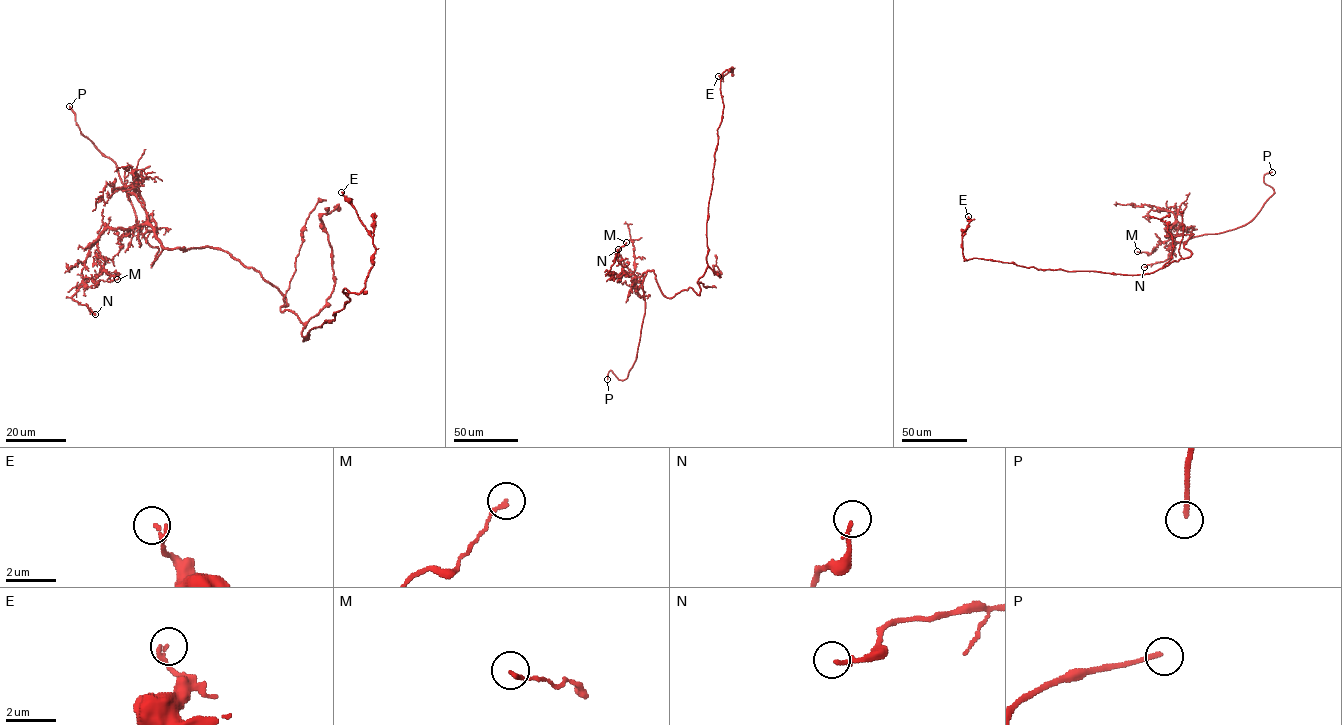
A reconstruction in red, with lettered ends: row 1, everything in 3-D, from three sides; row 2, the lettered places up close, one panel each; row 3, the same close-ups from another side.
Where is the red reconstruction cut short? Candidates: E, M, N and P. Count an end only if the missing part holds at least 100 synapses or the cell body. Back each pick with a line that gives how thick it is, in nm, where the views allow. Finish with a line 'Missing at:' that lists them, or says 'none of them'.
P: Thickness 190 nm
Missing at: P

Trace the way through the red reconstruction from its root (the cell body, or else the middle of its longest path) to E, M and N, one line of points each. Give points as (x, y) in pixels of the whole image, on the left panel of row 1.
E: (290, 310), (304, 325), (303, 341), (350, 300), (344, 289), (359, 294), (365, 287), (375, 247), (341, 192)
M: (290, 310), (225, 251), (166, 249), (147, 225), (99, 236), (105, 262), (92, 281), (117, 279)
N: (290, 310), (225, 251), (166, 249), (141, 225), (93, 244), (72, 298), (95, 314)

